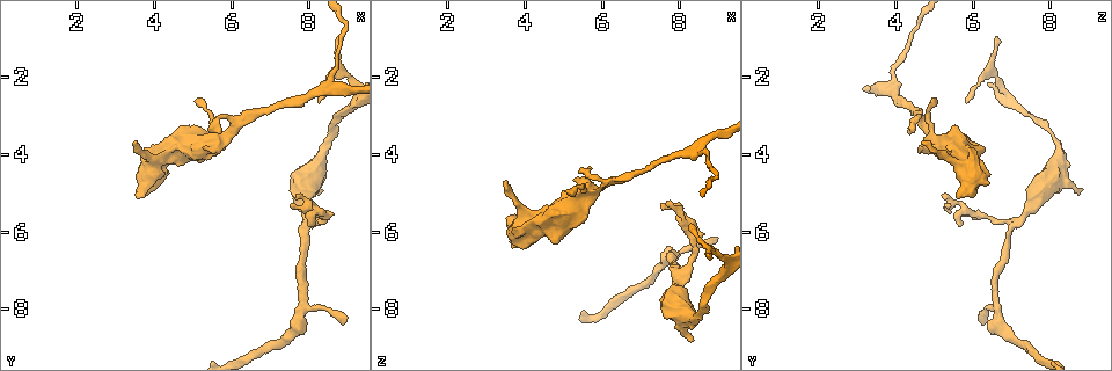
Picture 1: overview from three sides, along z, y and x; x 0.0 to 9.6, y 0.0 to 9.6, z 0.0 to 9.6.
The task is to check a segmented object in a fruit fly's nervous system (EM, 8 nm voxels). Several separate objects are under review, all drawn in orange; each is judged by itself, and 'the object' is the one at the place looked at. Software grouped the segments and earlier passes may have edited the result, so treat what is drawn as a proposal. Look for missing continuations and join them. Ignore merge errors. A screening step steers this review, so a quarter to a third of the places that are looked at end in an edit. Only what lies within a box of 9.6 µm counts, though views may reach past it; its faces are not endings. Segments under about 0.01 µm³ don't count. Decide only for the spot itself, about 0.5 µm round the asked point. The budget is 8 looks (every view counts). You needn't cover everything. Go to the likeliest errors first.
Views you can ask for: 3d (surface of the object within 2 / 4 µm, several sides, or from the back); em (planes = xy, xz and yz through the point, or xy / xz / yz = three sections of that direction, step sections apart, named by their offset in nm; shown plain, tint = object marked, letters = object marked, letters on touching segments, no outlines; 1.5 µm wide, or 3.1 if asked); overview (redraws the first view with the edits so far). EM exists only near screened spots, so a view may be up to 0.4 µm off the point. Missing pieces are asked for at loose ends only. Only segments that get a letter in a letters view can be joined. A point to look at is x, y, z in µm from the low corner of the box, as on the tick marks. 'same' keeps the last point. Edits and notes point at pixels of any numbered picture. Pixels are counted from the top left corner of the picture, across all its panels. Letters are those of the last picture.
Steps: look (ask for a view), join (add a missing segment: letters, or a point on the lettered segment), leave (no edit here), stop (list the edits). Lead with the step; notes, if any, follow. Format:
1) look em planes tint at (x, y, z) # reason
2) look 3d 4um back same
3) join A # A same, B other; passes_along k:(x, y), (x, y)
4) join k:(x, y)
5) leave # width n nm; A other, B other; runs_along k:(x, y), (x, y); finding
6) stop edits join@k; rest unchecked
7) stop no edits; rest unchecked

look em planes letters at (7.70, 5.15, 5.25) # branch stops here

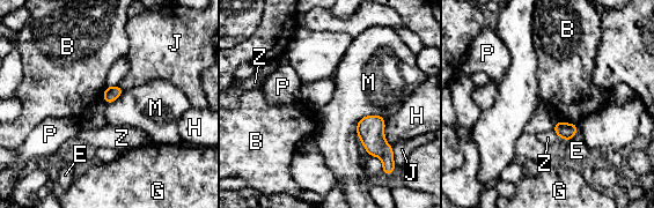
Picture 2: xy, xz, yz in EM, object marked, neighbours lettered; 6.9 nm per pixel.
leave # longest_contact M 240 nm; B other, E other, G other, H other, J other, M other, P other, Z other; border 2:(384, 117), (364, 116), (355, 134); no lettered segment goes on from it

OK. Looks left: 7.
look 3d 2um back at (8.30, 4.90, 8.90) # free end

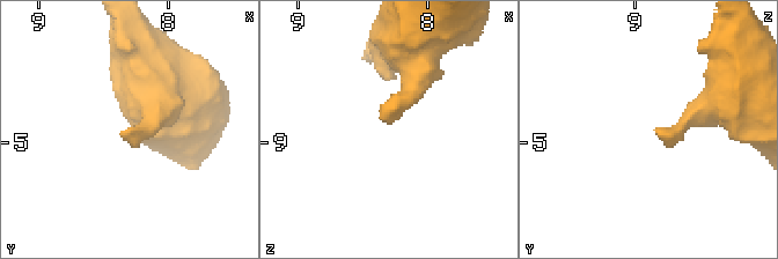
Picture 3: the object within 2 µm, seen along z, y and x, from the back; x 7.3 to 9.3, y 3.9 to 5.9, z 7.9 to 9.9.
look em yz step 8 letters at (8.28, 4.92, 8.86) # shape alone is not enough

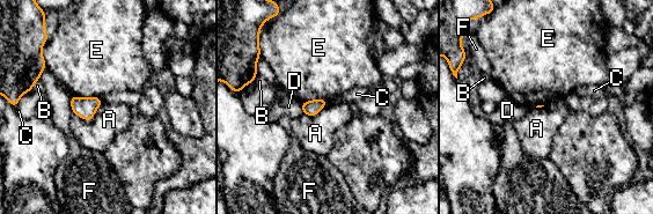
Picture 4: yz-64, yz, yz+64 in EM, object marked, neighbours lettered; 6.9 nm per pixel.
look em planes letters same # cut it another way

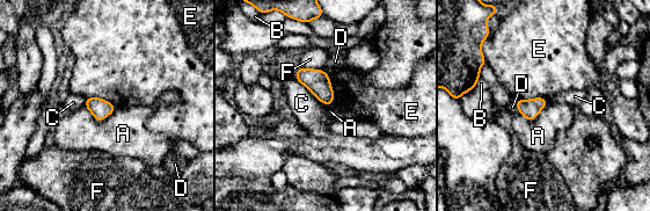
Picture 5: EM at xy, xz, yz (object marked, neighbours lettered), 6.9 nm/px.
leave # width 130 nm; A other, B other, C other, D other, E other, F other; border 5:(85, 106), (97, 121), (116, 108); no lettered segment goes on from it

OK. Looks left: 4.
look em planes plain at (5.80, 3.35, 4.35) # branch stops here

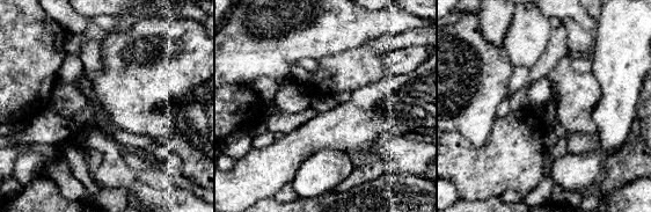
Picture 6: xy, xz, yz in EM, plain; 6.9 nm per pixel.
look em planes letters same

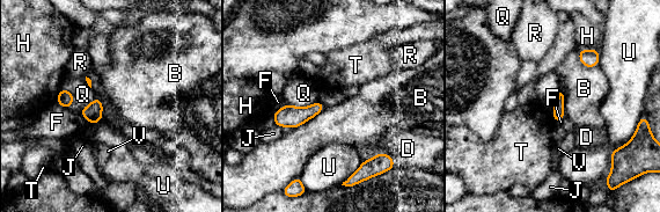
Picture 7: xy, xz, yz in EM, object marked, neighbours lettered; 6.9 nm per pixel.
leave # longest_contact B 280 nm; B other, D other, F other, H other, J other, Q other, R other, T other, U other, V other; no lettered segment goes on from it

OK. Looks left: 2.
stop no edits; rest unchecked

